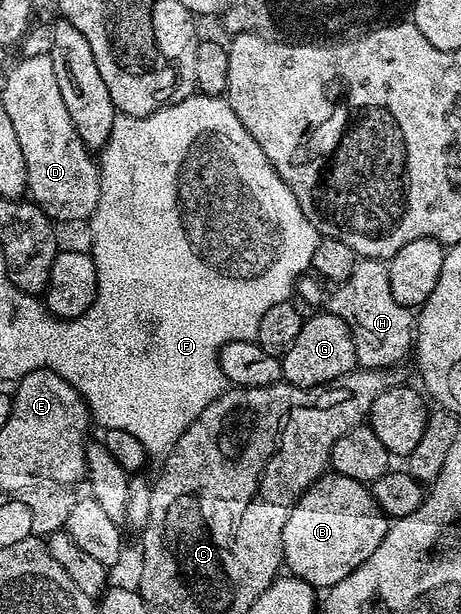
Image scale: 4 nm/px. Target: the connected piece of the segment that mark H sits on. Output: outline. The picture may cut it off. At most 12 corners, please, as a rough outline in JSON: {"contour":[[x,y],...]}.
{"contour":[[357,262],[340,290],[364,369],[396,367],[414,315],[387,270]]}

